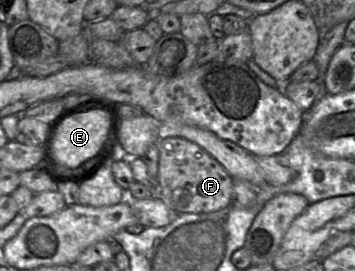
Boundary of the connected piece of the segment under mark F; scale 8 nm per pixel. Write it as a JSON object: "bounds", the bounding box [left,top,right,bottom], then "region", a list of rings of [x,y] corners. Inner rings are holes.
{"bounds":[158,137,234,214],"region":[[[180,137],[158,141],[160,197],[177,214],[210,213],[233,204],[234,179],[198,144]]]}

